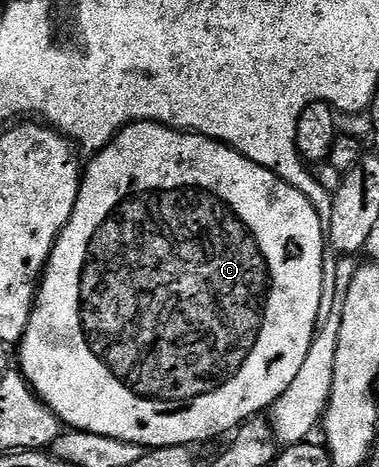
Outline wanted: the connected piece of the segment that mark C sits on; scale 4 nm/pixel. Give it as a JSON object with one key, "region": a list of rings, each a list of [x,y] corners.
{"region":[[[131,122],[129,126],[116,133],[116,137],[112,139],[109,146],[95,151],[91,158],[92,163],[89,166],[87,163],[83,167],[80,191],[78,192],[78,200],[74,204],[74,212],[70,216],[66,228],[58,236],[52,254],[48,258],[48,264],[44,268],[36,291],[36,300],[32,307],[28,327],[18,343],[18,349],[20,349],[18,369],[20,373],[23,374],[24,379],[31,386],[33,394],[41,398],[44,405],[49,406],[56,413],[56,417],[60,419],[65,427],[73,430],[94,432],[98,436],[112,436],[114,440],[124,440],[145,448],[155,448],[157,446],[191,447],[192,442],[208,442],[211,438],[218,437],[219,434],[226,433],[225,435],[227,435],[229,432],[235,431],[241,422],[267,411],[282,397],[286,388],[290,388],[294,376],[298,376],[298,368],[302,368],[302,360],[306,360],[306,352],[310,352],[312,337],[316,334],[318,312],[325,305],[324,250],[326,254],[326,226],[322,221],[322,215],[312,207],[310,200],[306,200],[306,196],[302,196],[302,192],[290,188],[290,184],[286,184],[278,176],[274,176],[274,172],[254,164],[246,156],[242,156],[237,150],[233,150],[232,147],[225,146],[223,142],[215,142],[214,139],[208,138],[205,134],[174,130],[172,127],[162,126],[158,122]]]}

